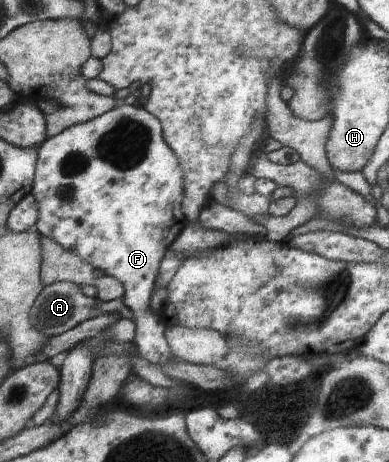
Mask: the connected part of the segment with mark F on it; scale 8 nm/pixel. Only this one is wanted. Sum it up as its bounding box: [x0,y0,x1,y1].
[32,102,187,367]

